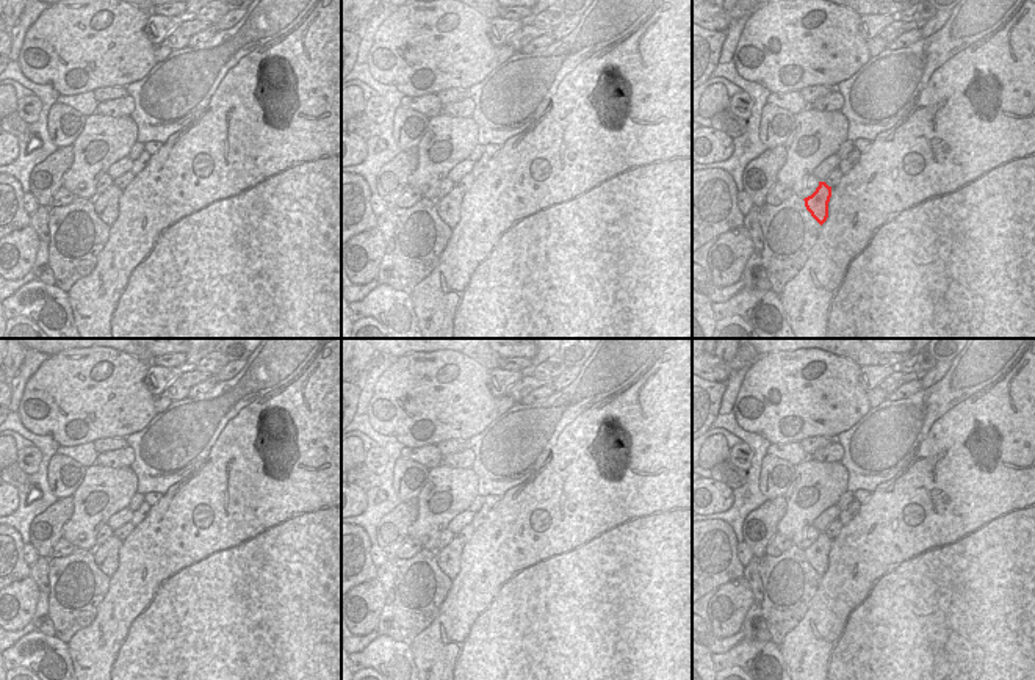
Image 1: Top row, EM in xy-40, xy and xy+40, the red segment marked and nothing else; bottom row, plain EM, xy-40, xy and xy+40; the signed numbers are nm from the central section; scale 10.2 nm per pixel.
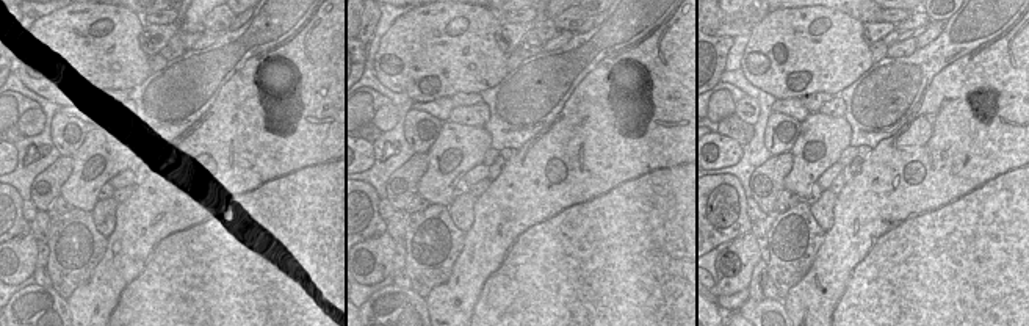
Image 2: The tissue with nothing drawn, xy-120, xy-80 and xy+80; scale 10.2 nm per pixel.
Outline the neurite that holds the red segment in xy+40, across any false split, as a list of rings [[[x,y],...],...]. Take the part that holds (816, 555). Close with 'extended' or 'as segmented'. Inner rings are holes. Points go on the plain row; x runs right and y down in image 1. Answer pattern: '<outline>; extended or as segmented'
[[[819,533],[816,542],[803,550],[806,561],[820,577],[828,569],[830,548],[831,548],[831,537],[828,537],[825,533]]]; as segmented

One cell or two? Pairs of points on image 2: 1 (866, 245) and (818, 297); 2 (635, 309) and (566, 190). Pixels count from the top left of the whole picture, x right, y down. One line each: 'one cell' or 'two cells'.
1: one cell
2: one cell

